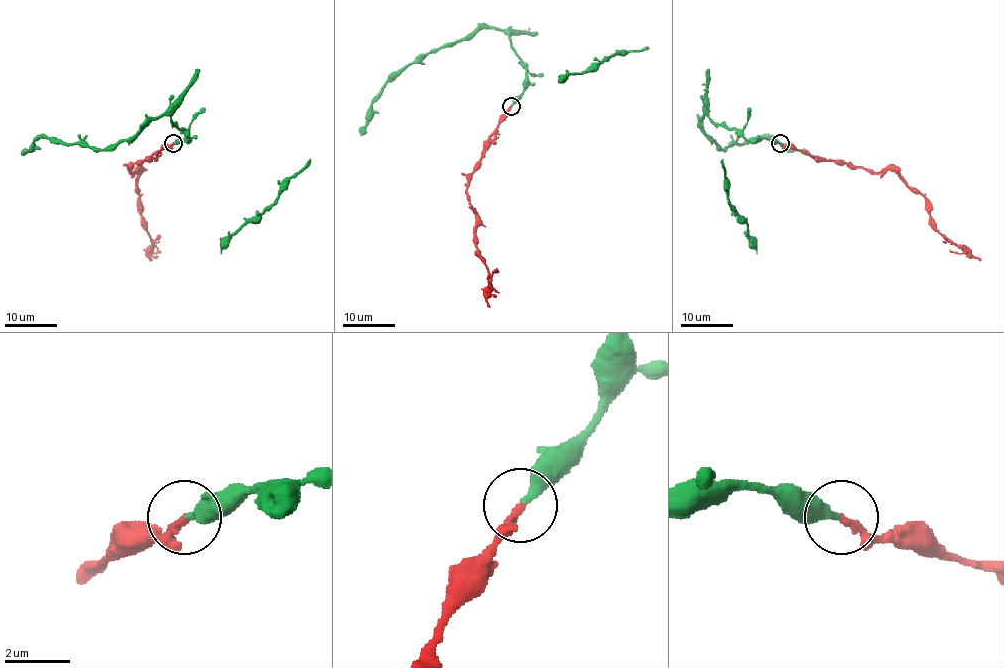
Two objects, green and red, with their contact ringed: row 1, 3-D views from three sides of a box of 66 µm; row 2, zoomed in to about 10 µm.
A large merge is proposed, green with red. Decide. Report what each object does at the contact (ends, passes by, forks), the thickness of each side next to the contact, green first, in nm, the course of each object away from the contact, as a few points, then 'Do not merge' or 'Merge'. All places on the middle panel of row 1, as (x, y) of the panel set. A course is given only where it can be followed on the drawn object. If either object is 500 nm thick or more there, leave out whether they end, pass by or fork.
At the ring green ends. At the ring red ends. Thickness 340 nm (green) against 240 nm. Course of green: (511, 106), (523, 91), (526, 68), (507, 33), (478, 28), (421, 53), (392, 77), (371, 105), (361, 135). Course of red: (511, 106), (466, 189), (478, 256), (489, 273), (490, 306). Merge

